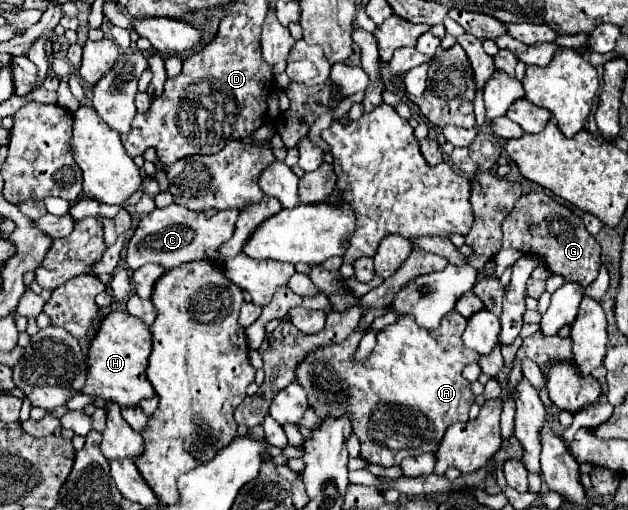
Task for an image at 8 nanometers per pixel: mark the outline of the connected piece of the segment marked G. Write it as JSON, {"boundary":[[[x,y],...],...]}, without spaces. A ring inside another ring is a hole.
{"boundary":[[[528,193],[518,199],[510,215],[504,219],[502,225],[502,247],[512,247],[524,253],[536,253],[546,259],[546,265],[552,273],[562,275],[566,281],[576,281],[588,287],[600,271],[600,245],[598,241],[586,231],[584,221],[572,213],[566,205],[550,199],[546,193]],[[532,223],[532,229],[528,229]]]}

